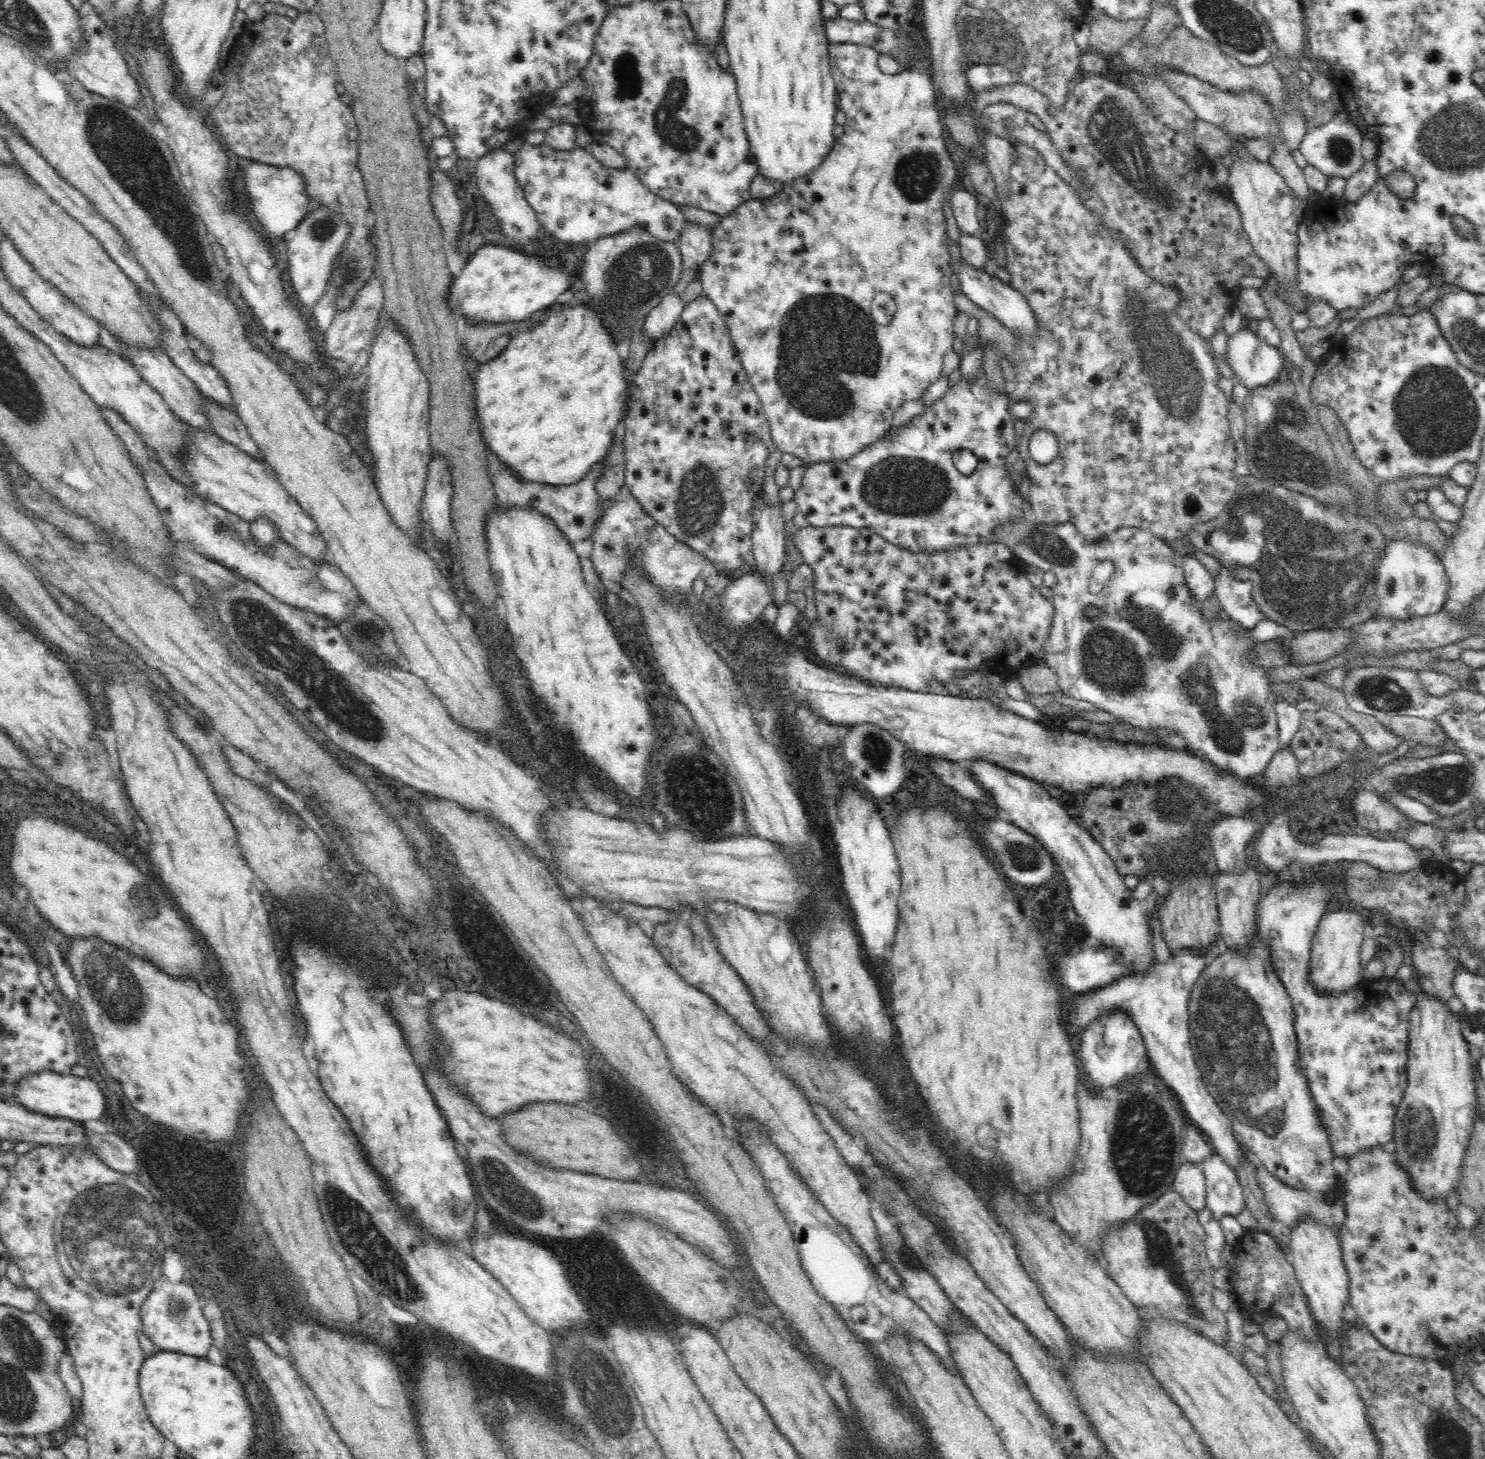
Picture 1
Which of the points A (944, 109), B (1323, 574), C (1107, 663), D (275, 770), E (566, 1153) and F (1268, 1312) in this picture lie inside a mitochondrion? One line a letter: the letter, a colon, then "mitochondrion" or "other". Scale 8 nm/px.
A: other
B: mitochondrion
C: mitochondrion
D: other
E: other
F: other

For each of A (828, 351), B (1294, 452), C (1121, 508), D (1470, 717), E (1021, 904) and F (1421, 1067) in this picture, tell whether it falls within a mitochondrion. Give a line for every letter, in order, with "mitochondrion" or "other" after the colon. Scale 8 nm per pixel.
A: mitochondrion
B: mitochondrion
C: other
D: other
E: other
F: other

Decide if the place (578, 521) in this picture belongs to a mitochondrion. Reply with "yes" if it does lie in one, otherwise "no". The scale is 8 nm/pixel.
no

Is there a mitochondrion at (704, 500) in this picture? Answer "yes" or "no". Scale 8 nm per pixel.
yes

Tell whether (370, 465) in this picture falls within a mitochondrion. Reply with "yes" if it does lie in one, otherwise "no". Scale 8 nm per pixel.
no

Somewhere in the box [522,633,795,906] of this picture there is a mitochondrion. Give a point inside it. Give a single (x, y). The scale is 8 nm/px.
(708, 806)

